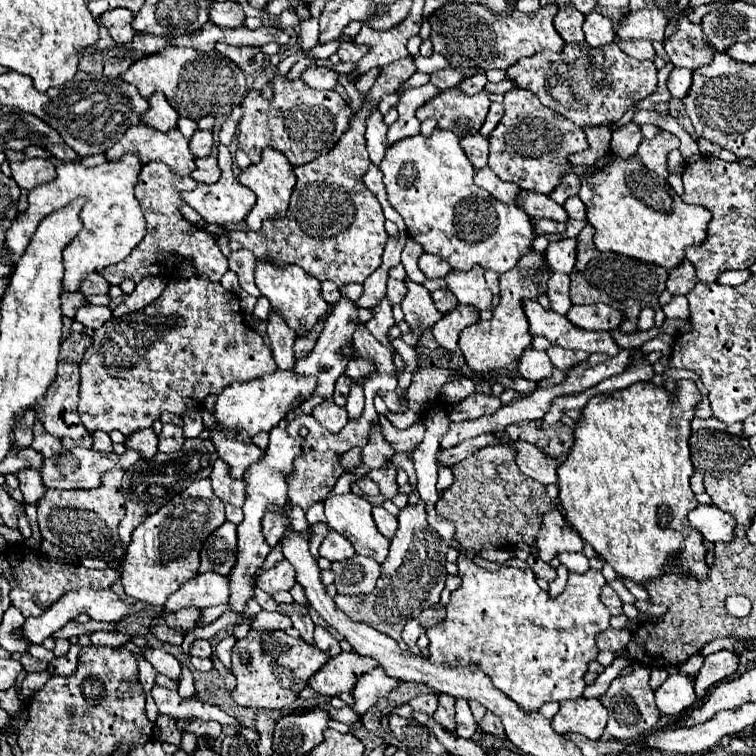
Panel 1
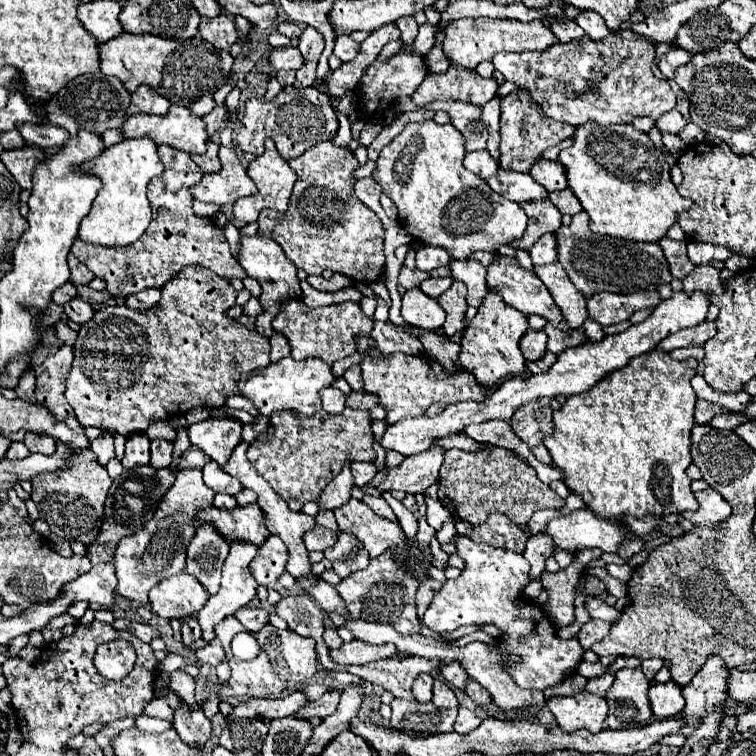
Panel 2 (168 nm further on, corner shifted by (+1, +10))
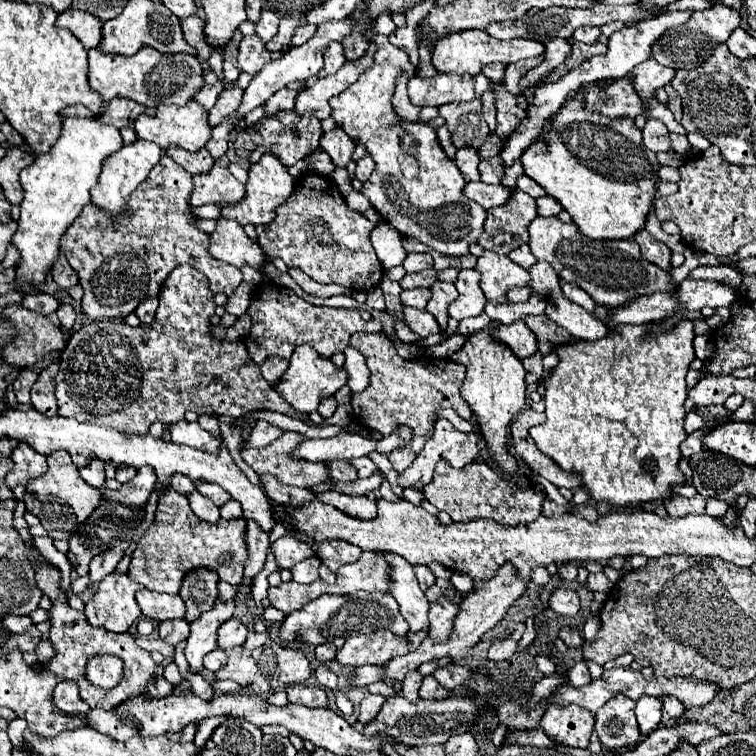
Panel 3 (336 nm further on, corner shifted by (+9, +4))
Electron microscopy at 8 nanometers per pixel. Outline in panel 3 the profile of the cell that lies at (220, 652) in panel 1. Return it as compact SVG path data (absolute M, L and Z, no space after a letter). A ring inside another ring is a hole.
M189 723L183 731L179 731L179 733L169 733L167 737L169 737L171 741L178 743L192 742L193 737L195 737L195 731L197 731L197 725L195 725L195 723Z

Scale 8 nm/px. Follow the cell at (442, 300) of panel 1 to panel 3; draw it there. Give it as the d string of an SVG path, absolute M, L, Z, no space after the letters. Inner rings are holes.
M421 287L421 289L411 289L411 291L403 291L401 293L401 303L403 305L411 305L415 309L425 309L425 305L431 299L431 289L429 287Z

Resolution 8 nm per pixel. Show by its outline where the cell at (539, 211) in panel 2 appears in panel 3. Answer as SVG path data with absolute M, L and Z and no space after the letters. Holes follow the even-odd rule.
M517 189L509 203L489 209L489 219L485 225L485 235L481 237L481 247L507 255L515 247L529 241L527 227L535 217L535 199Z

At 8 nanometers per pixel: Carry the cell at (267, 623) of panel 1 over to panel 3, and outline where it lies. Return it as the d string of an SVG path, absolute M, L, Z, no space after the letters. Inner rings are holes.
M229 619L219 627L219 633L217 633L219 649L239 647L245 643L245 639L247 639L247 627L237 619Z

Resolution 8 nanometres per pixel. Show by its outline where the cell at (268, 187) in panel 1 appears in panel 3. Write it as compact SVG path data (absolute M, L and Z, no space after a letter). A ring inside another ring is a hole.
M265 153L261 157L261 161L255 163L255 165L251 165L251 169L249 169L249 179L245 183L247 193L245 193L243 201L237 203L237 205L233 205L233 207L223 207L221 215L225 219L235 219L239 225L247 225L247 223L251 223L251 225L263 225L263 223L269 223L275 217L275 209L289 199L293 187L295 187L295 179L281 165L281 161L277 157L273 157L271 153Z

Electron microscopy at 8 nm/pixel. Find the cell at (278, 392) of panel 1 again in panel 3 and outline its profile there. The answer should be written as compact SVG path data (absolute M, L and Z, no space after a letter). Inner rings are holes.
M297 347L295 353L291 355L291 361L289 361L289 369L283 373L283 379L273 385L275 391L299 413L313 413L319 405L321 399L325 397L331 397L337 389L341 389L345 385L345 371L339 369L339 367L333 367L333 363L329 359L321 359L317 355L317 351L313 351L311 347Z

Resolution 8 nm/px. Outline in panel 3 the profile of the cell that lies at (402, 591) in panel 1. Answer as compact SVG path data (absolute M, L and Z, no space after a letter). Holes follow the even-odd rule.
M357 591L353 595L321 595L307 603L303 609L293 611L281 625L281 639L279 643L291 643L299 639L303 645L321 645L333 641L337 637L351 637L351 635L369 635L371 631L387 629L397 637L405 637L409 631L409 623L401 617L397 601L389 593L369 593Z

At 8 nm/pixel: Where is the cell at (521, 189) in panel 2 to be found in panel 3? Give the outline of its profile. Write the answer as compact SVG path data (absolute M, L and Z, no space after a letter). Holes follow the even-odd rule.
M477 181L477 183L467 183L465 185L465 195L473 201L477 201L481 207L485 209L491 209L491 207L497 207L497 205L505 205L511 195L513 195L515 189L511 187L505 187L505 185L489 185L489 183L483 183L483 181Z

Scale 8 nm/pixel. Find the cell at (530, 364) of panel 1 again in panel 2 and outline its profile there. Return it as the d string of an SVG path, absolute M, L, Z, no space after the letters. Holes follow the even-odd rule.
M527 329L525 335L521 337L521 353L525 355L527 361L537 361L545 355L545 343L547 343L545 331Z

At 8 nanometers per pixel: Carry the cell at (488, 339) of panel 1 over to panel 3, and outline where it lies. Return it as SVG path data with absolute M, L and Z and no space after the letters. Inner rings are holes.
M491 321L481 331L475 331L465 339L461 351L455 351L449 359L467 367L467 377L461 387L461 397L467 399L473 413L477 415L479 429L487 441L487 447L495 455L499 467L505 473L517 471L517 461L507 453L507 431L511 419L525 407L525 369L521 361L513 355L513 351L493 339L493 329L497 329L497 321Z

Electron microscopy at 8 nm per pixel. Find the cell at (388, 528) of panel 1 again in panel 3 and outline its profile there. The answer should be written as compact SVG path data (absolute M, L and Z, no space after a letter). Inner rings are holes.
M327 491L321 493L321 503L333 505L339 511L345 511L347 515L355 517L355 519L375 519L377 517L377 505L375 501L369 501L367 497L351 497L351 495L343 495L337 491Z

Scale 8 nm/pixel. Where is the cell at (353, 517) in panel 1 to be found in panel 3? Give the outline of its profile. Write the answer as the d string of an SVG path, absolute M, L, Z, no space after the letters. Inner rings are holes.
M381 551L381 555L387 561L389 593L399 603L401 615L407 619L407 623L413 631L429 629L429 621L427 621L429 601L427 601L425 593L419 589L413 567L409 563L405 563L405 559L401 559L401 555L393 555L389 551Z

